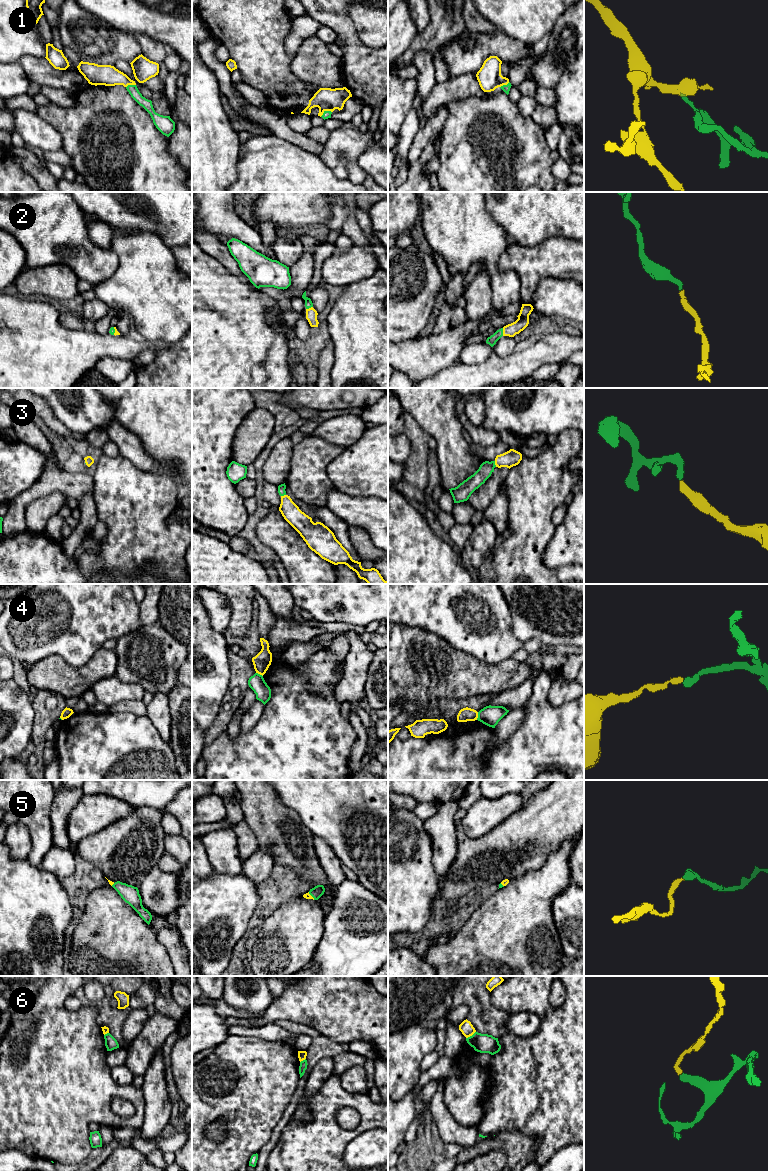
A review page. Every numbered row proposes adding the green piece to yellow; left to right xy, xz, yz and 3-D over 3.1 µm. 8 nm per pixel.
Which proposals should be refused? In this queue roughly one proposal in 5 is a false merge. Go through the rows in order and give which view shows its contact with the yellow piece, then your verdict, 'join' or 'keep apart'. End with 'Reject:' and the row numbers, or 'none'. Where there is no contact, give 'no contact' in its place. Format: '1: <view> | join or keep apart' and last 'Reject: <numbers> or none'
1: xz | join
2: yz | join
3: yz | join
4: yz | keep apart
5: xz | join
6: yz | keep apart
Reject: 4, 6

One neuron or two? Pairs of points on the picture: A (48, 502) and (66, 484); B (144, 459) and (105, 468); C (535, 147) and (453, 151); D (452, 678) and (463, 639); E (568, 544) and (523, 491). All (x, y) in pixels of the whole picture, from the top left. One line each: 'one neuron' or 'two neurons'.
A: two neurons
B: two neurons
C: one neuron
D: two neurons
E: two neurons

